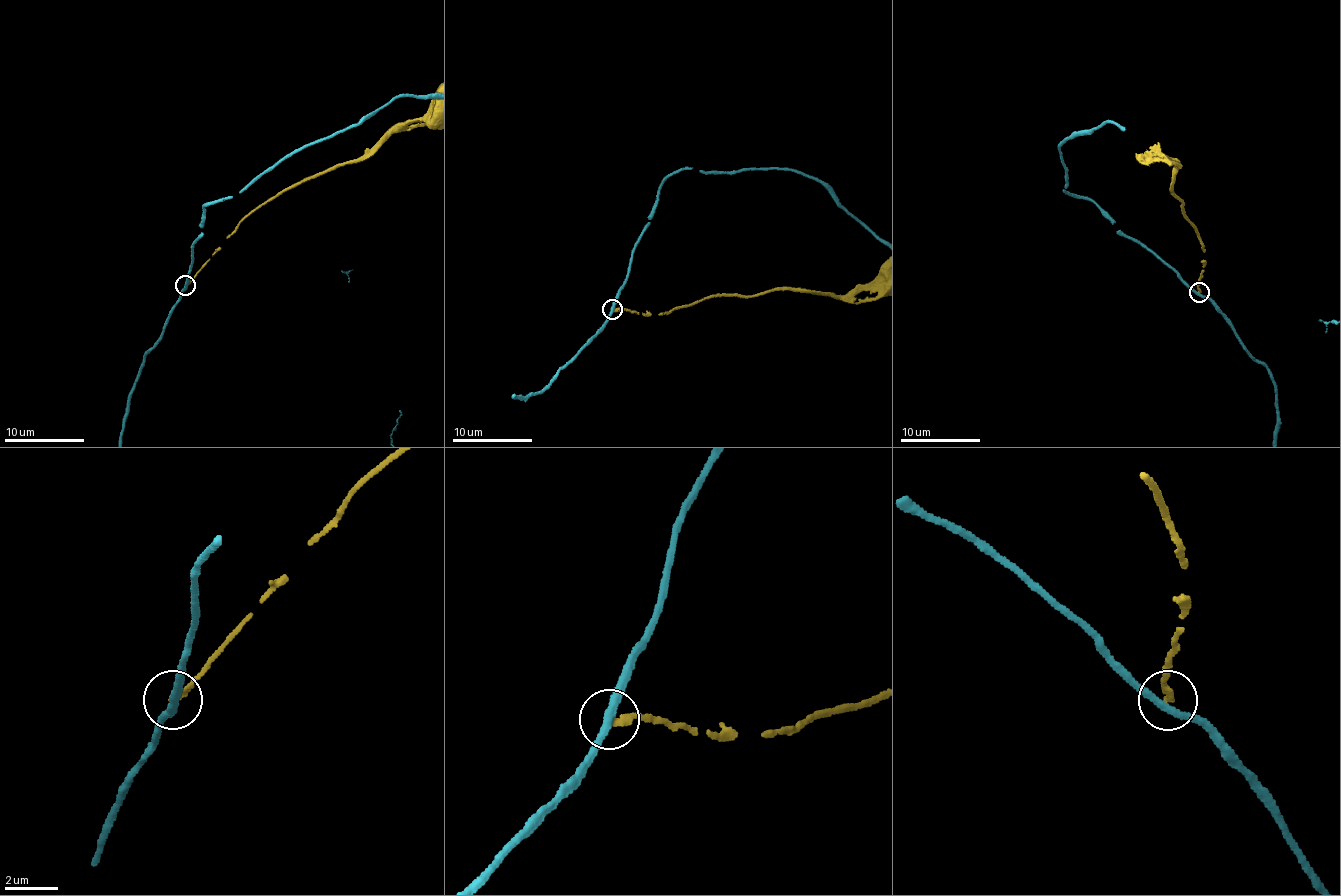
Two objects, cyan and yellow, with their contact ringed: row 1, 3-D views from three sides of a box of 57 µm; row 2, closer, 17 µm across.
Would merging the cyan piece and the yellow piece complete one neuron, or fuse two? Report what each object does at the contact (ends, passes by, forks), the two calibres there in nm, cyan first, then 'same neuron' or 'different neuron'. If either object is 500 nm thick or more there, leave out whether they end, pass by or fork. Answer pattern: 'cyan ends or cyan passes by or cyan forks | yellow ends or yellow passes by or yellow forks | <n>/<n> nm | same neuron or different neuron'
cyan passes by | yellow ends | 280/190 nm | different neuron

